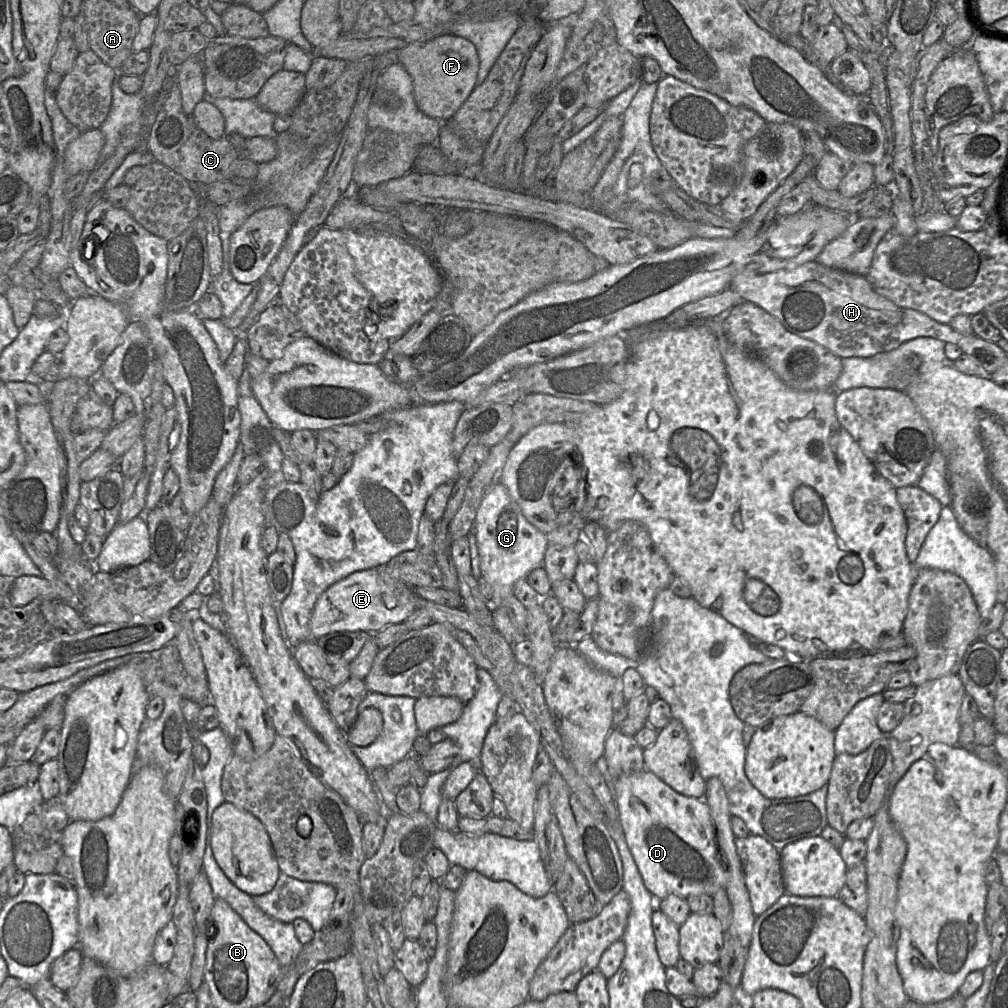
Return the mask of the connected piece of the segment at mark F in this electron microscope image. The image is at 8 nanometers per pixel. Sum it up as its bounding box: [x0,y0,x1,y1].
[397,34,479,123]

